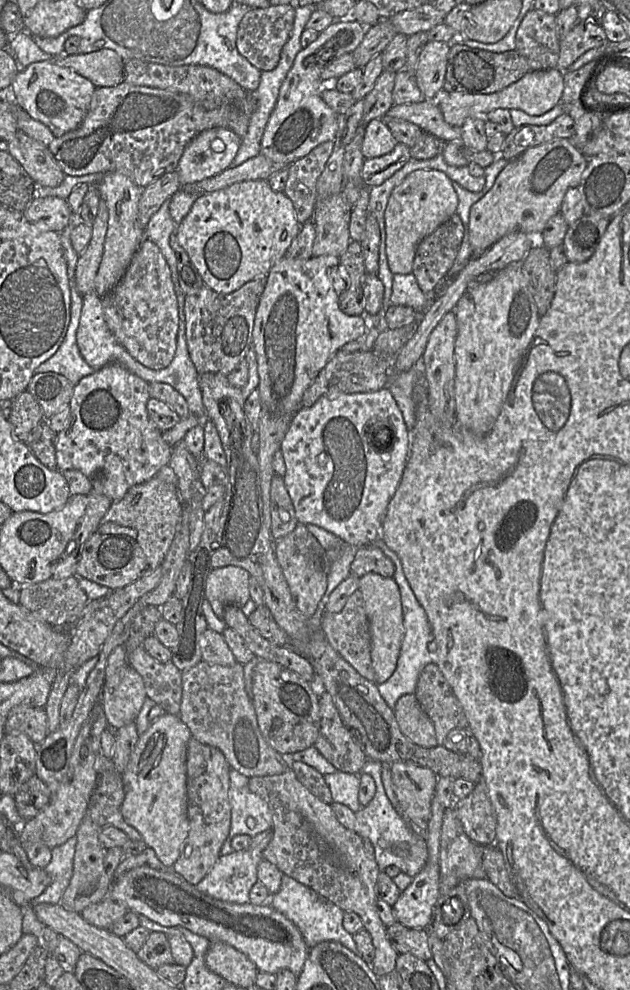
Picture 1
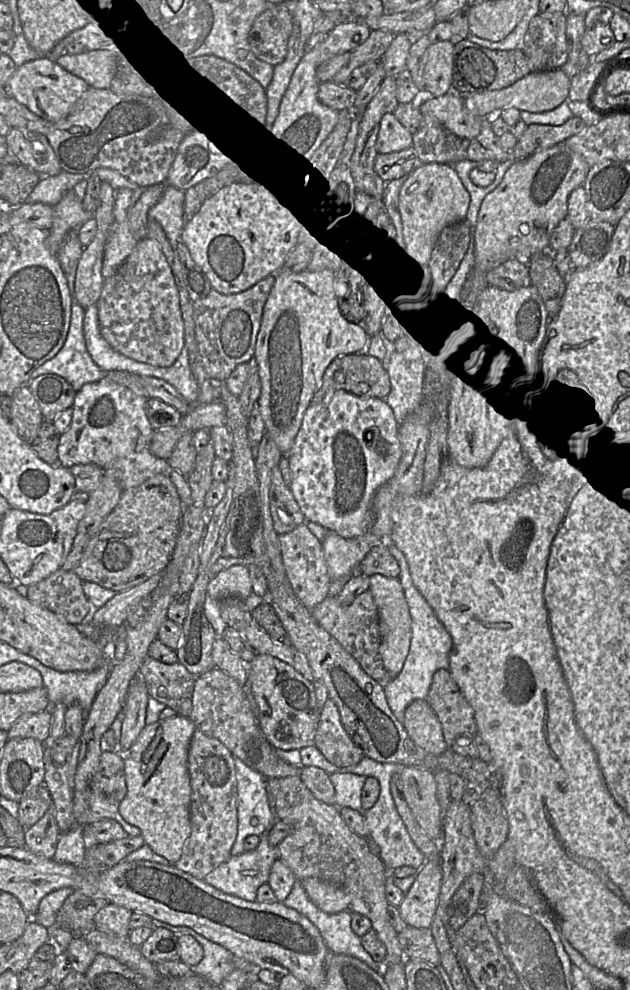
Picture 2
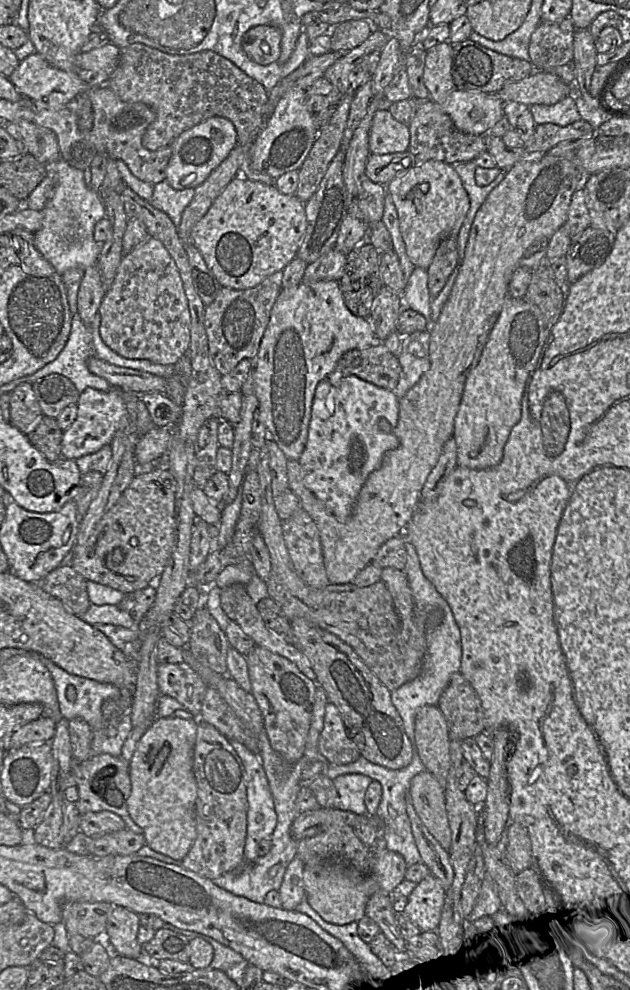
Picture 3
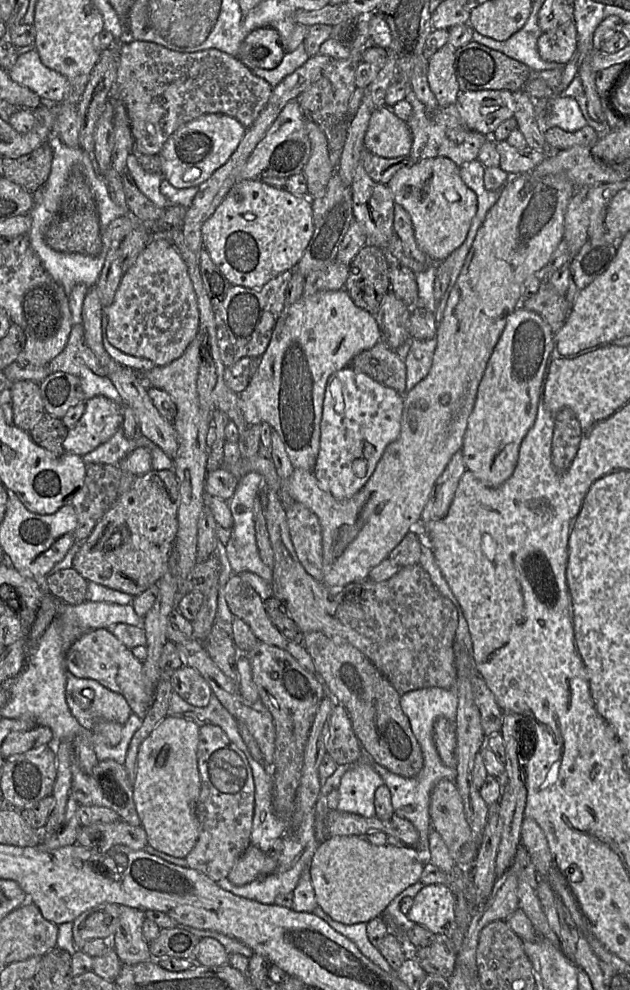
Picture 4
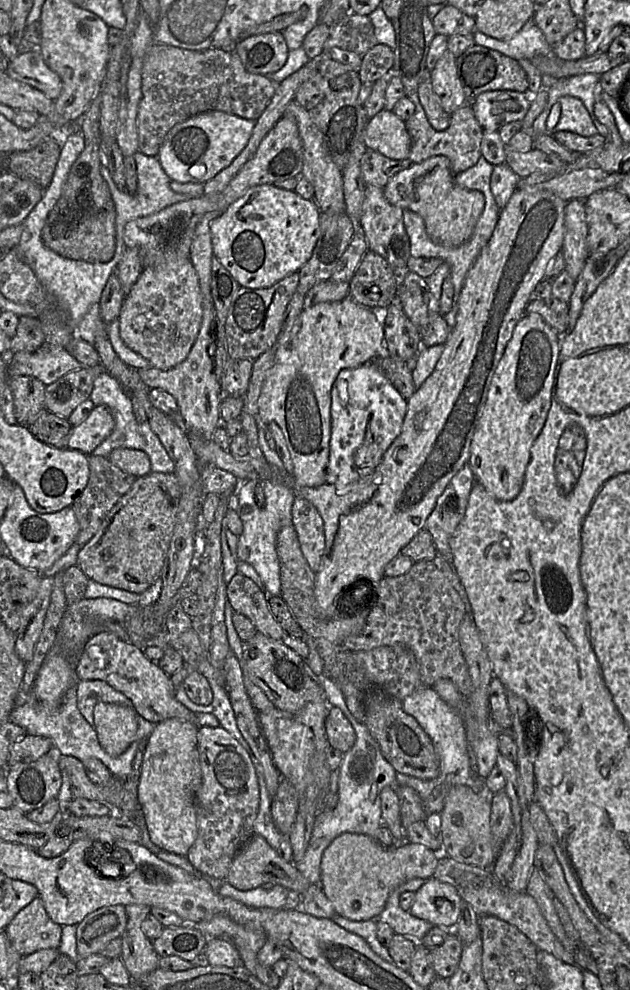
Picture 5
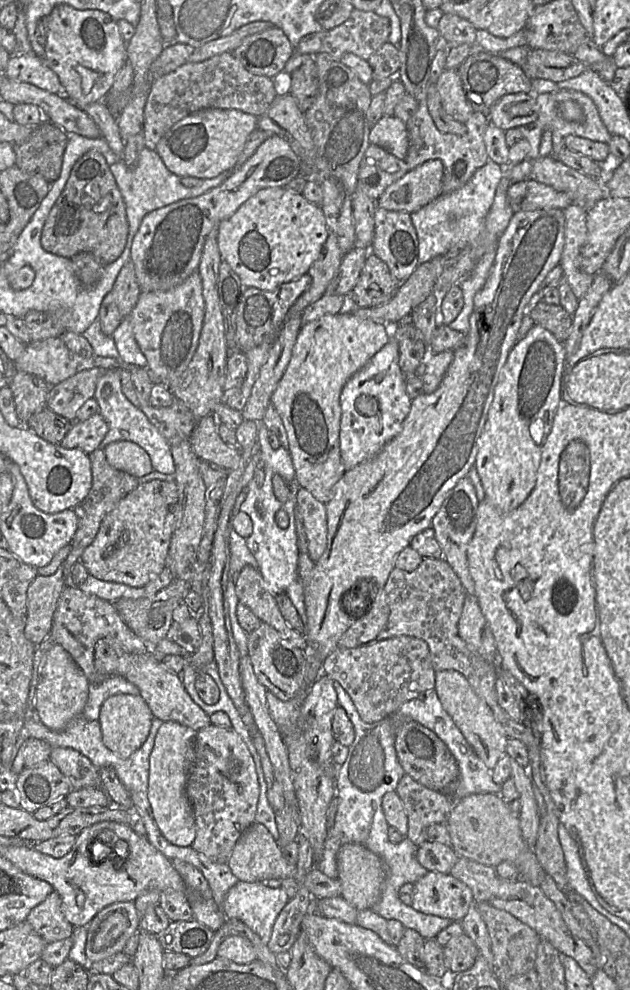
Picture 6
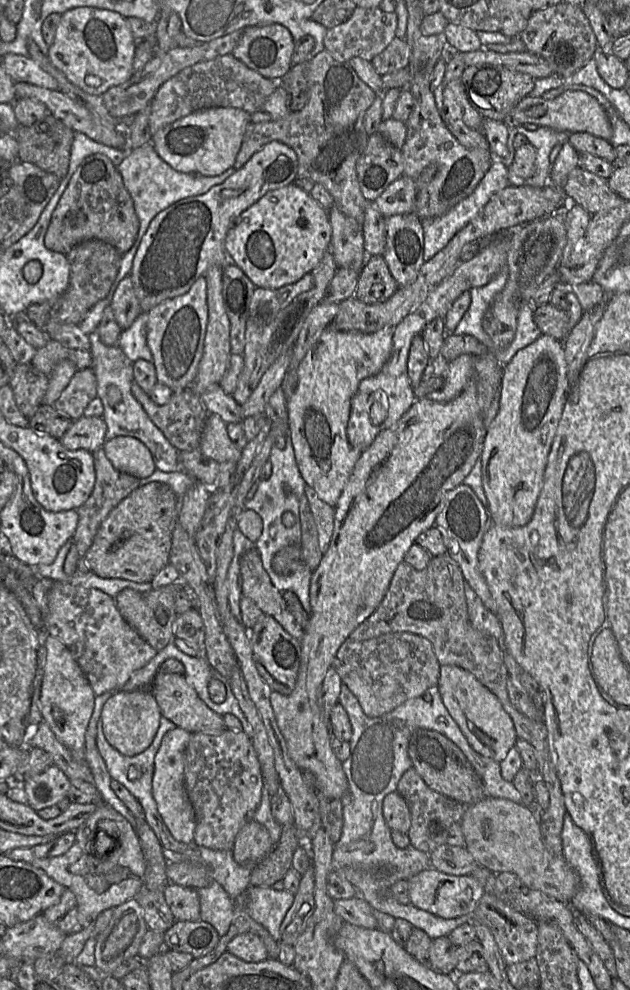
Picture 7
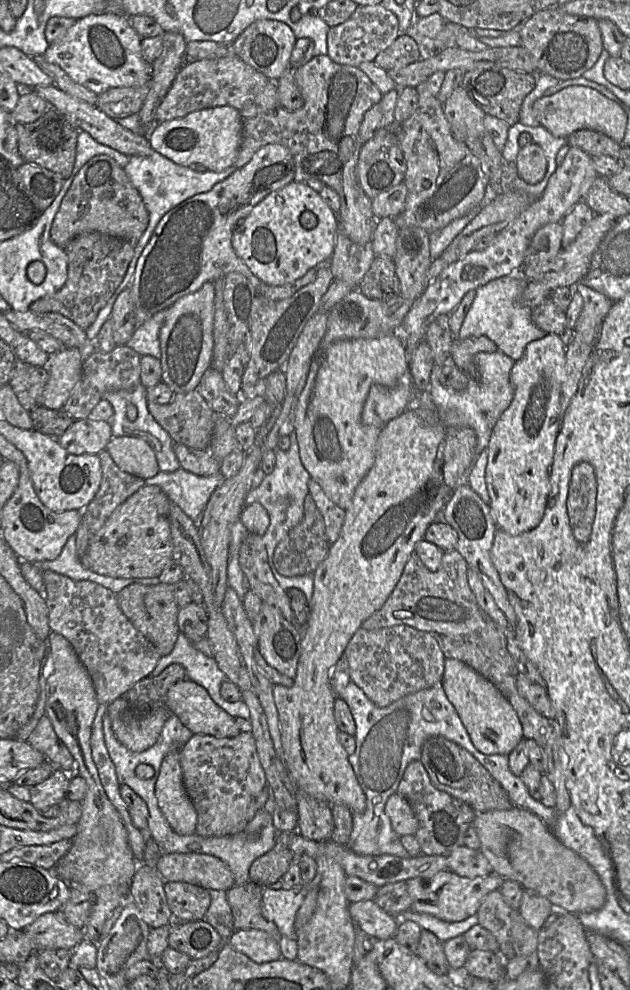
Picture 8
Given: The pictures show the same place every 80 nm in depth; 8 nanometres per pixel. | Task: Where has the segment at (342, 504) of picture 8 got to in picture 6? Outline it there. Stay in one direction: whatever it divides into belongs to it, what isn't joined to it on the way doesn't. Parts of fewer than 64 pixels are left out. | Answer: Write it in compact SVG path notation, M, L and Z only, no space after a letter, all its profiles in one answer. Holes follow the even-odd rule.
M347 310L303 324L293 346L289 364L270 398L270 404L280 415L287 433L296 482L320 502L327 503L332 498L334 486L346 472L339 444L341 391L345 383L390 342L392 326L359 318Z

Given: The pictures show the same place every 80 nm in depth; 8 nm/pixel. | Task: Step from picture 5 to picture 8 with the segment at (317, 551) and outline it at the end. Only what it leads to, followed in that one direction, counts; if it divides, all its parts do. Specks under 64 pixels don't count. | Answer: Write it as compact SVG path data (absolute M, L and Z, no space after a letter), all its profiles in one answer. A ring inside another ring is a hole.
M310 478L308 481L309 495L313 498L320 511L324 524L327 540L332 546L337 540L344 523L346 510L335 505L325 494L321 486Z

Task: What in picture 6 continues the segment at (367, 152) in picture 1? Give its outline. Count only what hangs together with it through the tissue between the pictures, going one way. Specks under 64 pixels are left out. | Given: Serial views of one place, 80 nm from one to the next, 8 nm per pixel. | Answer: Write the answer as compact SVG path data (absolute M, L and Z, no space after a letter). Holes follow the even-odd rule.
M383 115L371 126L369 141L395 157L405 160L409 147L406 123L394 115Z

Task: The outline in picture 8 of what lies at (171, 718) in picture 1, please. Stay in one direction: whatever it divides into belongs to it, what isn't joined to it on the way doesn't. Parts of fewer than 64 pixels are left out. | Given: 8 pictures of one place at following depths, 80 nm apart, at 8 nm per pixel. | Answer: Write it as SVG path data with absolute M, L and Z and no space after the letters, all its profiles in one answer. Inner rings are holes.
M180 751L165 756L155 783L155 796L171 828L180 835L195 833L197 812L184 783Z

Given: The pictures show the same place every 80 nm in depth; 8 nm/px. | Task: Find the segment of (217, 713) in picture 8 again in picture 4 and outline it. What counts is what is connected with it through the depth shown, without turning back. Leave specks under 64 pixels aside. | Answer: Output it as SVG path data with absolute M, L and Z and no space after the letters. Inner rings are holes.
M108 629L91 630L76 640L65 655L66 670L78 678L93 679L125 697L133 713L144 719L155 693L147 691L143 682L143 663Z

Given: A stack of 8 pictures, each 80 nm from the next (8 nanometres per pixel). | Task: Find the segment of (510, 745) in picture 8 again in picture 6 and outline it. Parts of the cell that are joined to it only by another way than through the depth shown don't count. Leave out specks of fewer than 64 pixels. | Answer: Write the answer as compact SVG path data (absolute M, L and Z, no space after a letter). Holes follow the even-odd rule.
M455 670L436 672L434 690L443 708L451 716L478 757L489 769L493 770L506 751L509 737L490 707L475 693L467 679Z

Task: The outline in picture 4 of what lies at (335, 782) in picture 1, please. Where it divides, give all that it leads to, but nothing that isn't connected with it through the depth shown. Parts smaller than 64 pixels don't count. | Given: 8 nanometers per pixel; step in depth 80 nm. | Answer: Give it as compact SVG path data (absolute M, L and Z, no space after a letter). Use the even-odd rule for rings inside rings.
M363 753L363 757L343 774L338 787L337 810L367 818L376 816L375 791L384 782L374 769L374 764Z

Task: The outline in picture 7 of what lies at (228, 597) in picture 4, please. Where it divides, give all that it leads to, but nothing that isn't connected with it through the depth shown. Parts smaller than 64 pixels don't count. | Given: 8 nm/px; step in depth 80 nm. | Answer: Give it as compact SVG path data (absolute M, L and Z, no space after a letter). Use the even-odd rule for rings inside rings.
M253 548L244 552L239 565L242 596L254 601L263 614L273 617L288 634L301 641L304 629L287 610L282 592L272 584L258 550Z

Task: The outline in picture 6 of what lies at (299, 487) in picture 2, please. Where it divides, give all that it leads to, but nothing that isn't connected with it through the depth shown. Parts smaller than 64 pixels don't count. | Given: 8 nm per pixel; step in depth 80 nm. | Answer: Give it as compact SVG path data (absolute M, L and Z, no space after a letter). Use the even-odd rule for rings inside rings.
M391 339L344 385L340 394L341 422L339 444L346 470L367 461L402 430L412 399L406 392L406 375L399 365L399 346Z

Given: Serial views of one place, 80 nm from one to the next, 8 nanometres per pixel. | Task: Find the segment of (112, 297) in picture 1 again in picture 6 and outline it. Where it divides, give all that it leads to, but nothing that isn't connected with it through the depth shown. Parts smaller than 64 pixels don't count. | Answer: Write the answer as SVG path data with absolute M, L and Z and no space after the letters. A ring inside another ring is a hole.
M198 271L169 290L141 291L128 318L135 340L148 361L150 373L158 378L169 378L178 377L185 371L198 347L204 314L202 279Z

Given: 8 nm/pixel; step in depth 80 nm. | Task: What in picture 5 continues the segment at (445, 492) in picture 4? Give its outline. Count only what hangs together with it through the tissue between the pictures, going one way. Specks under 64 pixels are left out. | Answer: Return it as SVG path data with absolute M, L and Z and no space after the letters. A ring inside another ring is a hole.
M466 464L438 497L428 516L425 529L429 532L439 554L452 566L450 539L463 520L469 495L476 483L472 469Z

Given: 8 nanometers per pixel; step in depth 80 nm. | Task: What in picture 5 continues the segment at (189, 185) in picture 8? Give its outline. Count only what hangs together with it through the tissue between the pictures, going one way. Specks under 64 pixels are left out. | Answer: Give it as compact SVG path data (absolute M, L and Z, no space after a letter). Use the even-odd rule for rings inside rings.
M137 151L134 155L137 168L137 191L134 194L130 194L127 191L118 189L114 183L111 174L106 166L101 168L101 174L106 181L111 196L113 198L116 210L115 228L116 234L122 235L124 239L125 225L138 217L150 215L161 211L162 209L171 206L179 201L187 201L193 197L188 194L181 194L173 191L170 187L171 179L163 169L158 157L148 156L142 152Z

